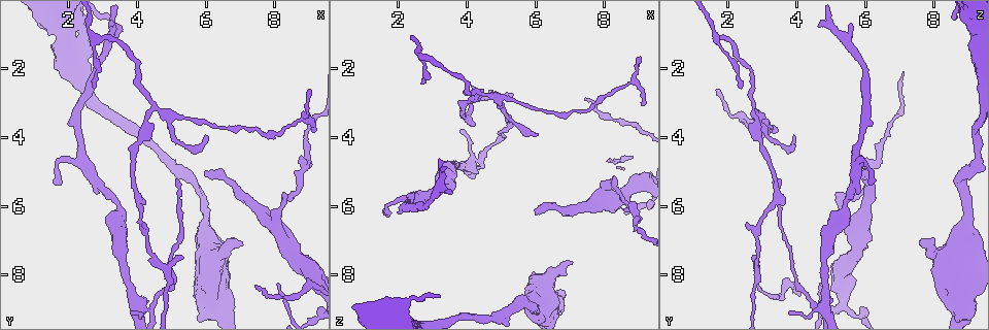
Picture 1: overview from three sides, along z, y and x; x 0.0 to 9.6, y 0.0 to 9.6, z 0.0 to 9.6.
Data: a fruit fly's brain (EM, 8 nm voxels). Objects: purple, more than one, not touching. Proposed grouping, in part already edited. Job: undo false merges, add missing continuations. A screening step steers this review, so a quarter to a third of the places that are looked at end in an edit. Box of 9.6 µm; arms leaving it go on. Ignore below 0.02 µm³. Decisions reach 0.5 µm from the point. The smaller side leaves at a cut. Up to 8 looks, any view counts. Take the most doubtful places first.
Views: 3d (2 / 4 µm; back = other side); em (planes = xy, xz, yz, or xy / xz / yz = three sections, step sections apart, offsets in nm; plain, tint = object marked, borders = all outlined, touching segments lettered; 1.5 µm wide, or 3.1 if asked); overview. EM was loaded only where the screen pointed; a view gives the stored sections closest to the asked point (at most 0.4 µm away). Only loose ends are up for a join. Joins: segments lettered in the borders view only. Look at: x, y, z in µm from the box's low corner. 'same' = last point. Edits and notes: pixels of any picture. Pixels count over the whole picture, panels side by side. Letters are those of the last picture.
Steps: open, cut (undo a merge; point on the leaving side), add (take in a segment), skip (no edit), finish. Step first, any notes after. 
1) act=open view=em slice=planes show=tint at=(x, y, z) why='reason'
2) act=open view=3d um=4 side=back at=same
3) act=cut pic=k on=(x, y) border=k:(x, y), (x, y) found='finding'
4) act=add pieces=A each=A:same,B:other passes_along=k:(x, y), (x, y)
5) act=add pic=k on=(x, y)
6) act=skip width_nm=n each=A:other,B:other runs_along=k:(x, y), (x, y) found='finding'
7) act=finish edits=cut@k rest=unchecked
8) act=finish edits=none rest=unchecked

act=open view=3d um=2 at=(3.35, 0.65, 5.60) why='an open end'

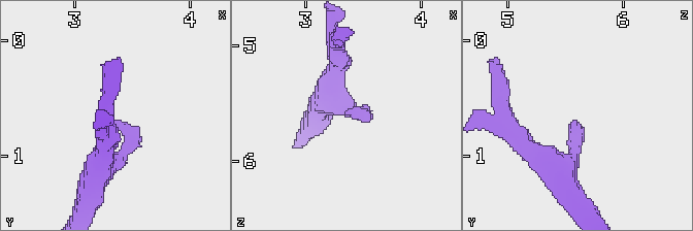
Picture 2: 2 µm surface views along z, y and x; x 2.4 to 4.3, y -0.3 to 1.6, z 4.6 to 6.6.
act=open view=em slice=xz step=4 show=plain at=(3.32, 0.68, 5.58) why='shape alone is not enough'

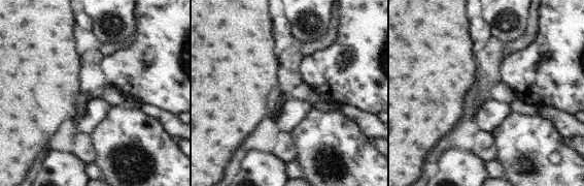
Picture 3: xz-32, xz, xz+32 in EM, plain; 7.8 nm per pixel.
act=open view=em slice=xz step=4 show=borders at=same why='what lies round it'

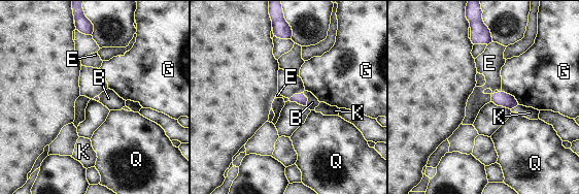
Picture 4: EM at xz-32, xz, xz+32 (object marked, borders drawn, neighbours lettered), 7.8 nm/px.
act=skip longest_contact=G:170nm each=B:other,E:other,G:other,K:other,Q:other found='no lettered segment goes on from it'

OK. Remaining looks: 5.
act=open view=em slice=yz step=8 show=borders at=(6.00, 5.10, 6.15) why='free end'

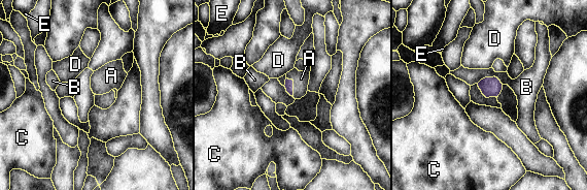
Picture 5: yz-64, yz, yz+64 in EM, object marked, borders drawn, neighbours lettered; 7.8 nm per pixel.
act=open view=em slice=planes show=borders at=same

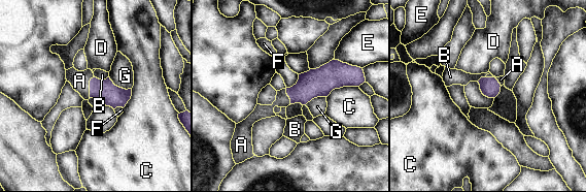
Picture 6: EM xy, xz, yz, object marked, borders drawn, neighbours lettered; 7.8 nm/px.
act=add pieces=A longest_contact=C:280nm each=A:same,B:other,C:other,D:other,E:other,F:other,G:other passes_along=6:(111, 95), (90, 87), (79, 81) found='the cell continues'

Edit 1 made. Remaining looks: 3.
act=open view=em slice=planes show=tint at=(9.05, 2.60, 1.65) why='thin end'

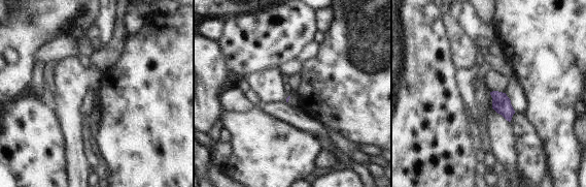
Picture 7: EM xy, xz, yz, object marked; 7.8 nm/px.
act=open view=em slice=planes show=borders at=same why='see the neighbours'

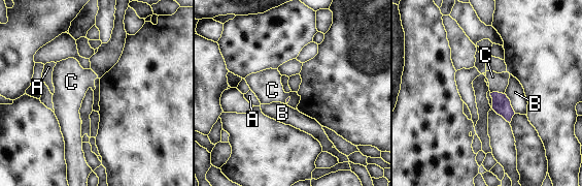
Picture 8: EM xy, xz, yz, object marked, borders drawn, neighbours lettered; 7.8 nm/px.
act=skip longest_contact=B:180nm each=A:other,B:other,C:other border=8:(490, 92), (502, 92), (504, 94) found='no lettered segment goes on from it'

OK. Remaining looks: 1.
act=finish edits=add@6 rest=unchecked

